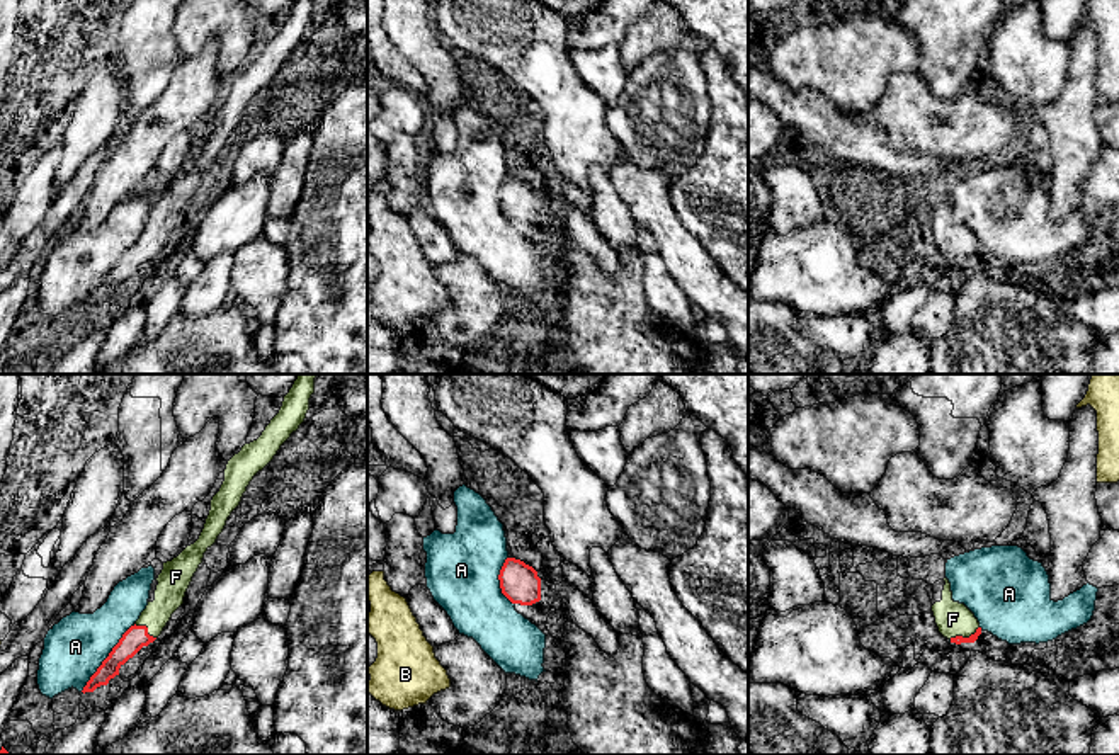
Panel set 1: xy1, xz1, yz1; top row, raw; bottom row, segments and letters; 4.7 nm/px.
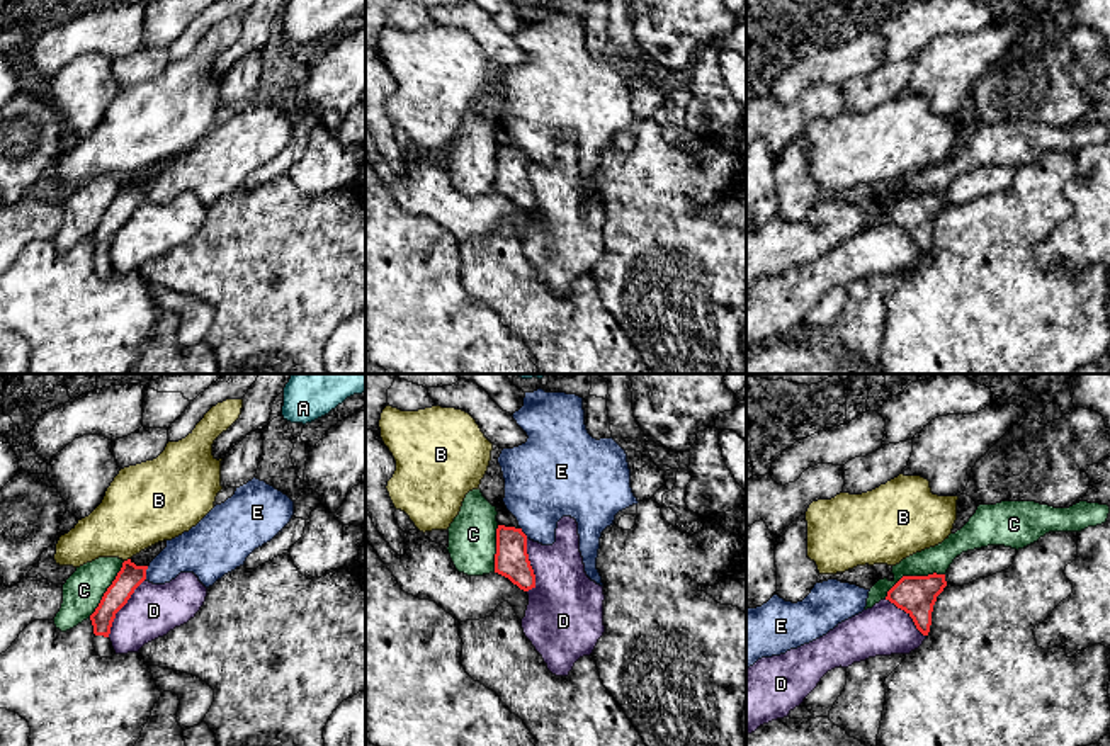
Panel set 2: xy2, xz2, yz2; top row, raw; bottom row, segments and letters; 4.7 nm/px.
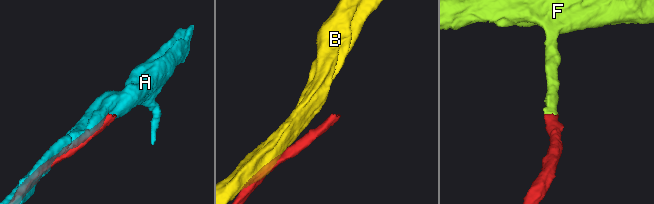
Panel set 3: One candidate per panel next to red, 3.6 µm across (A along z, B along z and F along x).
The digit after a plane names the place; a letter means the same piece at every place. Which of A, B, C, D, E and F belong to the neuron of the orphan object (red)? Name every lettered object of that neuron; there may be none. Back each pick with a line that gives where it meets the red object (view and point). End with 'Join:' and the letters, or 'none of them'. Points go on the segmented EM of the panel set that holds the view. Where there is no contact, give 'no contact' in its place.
F: meets red in yz1 at (965, 638)
Join: F

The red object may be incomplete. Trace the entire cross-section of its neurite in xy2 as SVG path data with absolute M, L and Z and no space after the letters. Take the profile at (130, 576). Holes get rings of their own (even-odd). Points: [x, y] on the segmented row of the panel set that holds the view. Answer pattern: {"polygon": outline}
{"polygon": "M131 559L122 562L112 585L104 593L99 607L90 615L93 625L93 647L97 656L112 658L116 654L109 639L116 613L127 603L134 590L146 579L148 566L136 566Z"}

